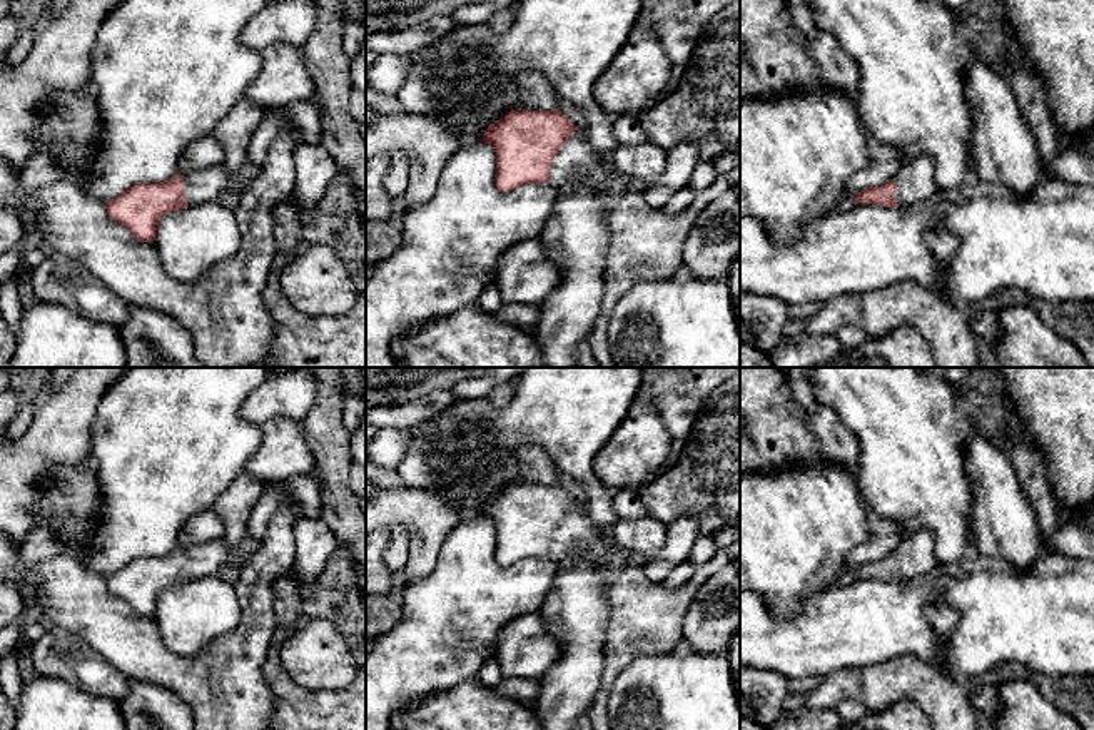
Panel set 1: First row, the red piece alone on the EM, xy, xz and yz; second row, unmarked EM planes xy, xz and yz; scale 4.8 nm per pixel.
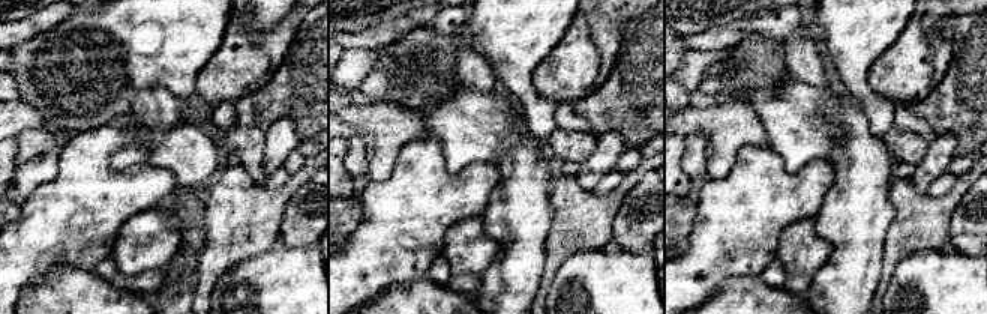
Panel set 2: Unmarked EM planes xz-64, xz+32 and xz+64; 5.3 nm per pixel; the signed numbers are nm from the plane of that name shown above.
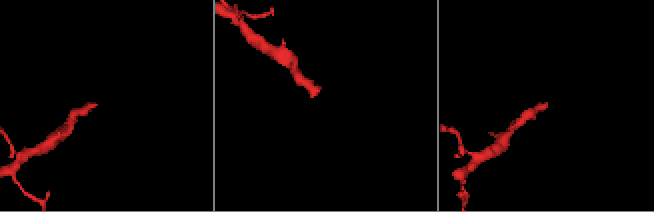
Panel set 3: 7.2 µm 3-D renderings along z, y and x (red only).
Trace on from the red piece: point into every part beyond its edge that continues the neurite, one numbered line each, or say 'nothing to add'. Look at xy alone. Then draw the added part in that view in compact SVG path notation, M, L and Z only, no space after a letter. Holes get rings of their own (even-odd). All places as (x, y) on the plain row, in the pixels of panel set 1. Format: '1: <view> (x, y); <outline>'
1: xy (209, 558); M222 538L185 548L187 578L194 580L222 573L229 563L230 548Z

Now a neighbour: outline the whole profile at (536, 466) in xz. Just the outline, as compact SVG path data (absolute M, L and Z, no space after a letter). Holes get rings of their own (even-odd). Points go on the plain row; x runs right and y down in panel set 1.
M524 444L518 451L518 458L523 463L524 484L560 484L560 471L539 448Z

